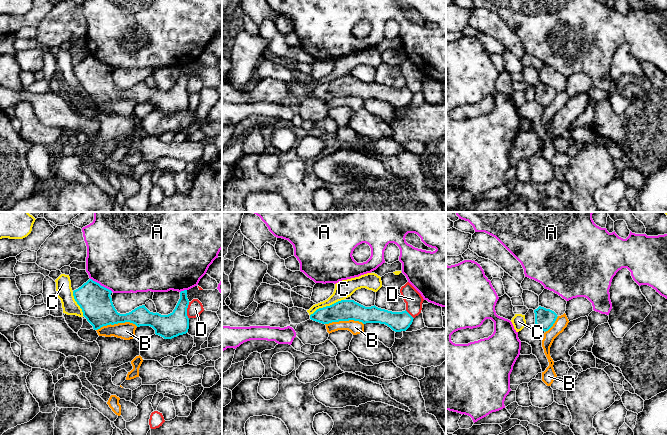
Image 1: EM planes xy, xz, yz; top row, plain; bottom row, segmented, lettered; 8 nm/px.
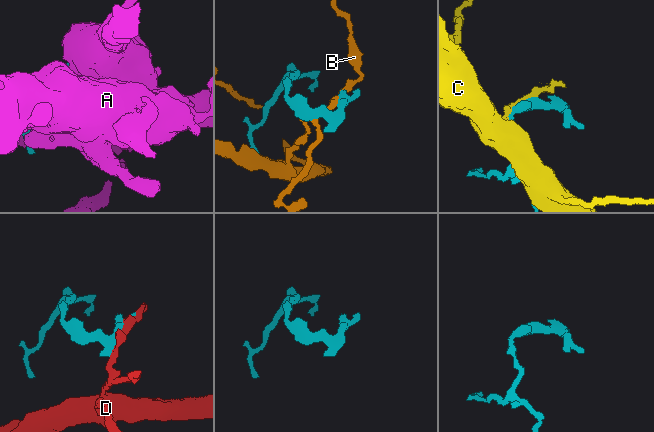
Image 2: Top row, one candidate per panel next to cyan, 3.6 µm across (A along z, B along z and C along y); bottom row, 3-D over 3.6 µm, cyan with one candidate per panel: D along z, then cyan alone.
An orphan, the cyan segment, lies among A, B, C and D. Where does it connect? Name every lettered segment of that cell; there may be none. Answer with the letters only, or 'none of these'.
none of these

